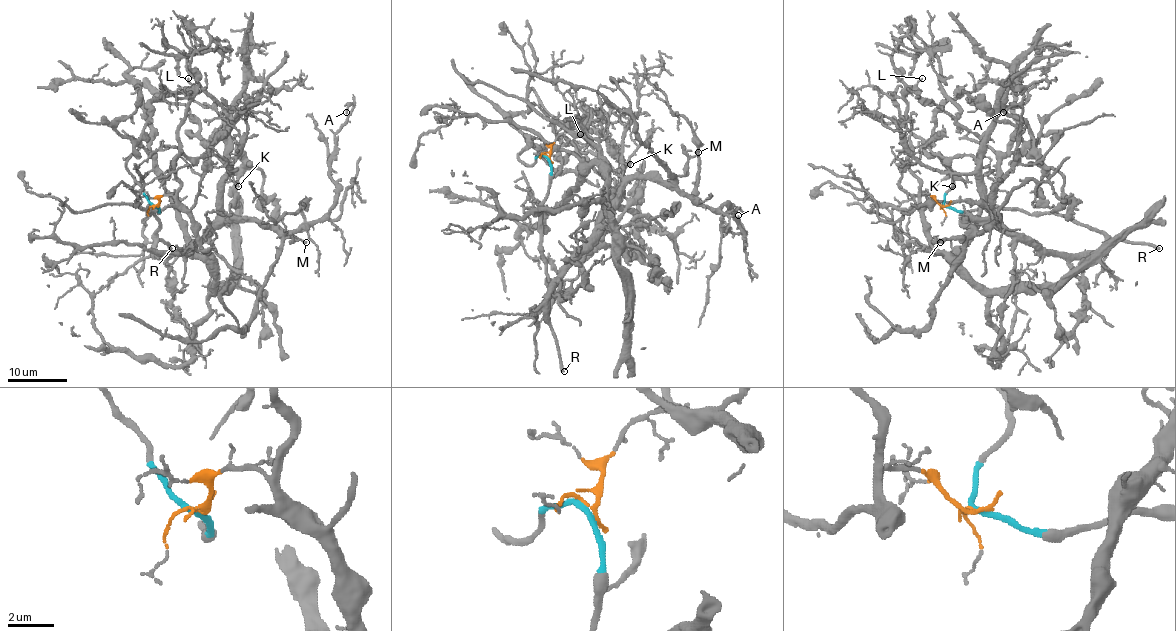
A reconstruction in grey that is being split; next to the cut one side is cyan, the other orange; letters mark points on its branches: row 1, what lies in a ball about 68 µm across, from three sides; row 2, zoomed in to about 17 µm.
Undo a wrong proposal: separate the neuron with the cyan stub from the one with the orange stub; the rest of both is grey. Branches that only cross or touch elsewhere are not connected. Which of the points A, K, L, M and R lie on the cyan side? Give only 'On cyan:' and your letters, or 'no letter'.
On cyan: A, K, M, R

